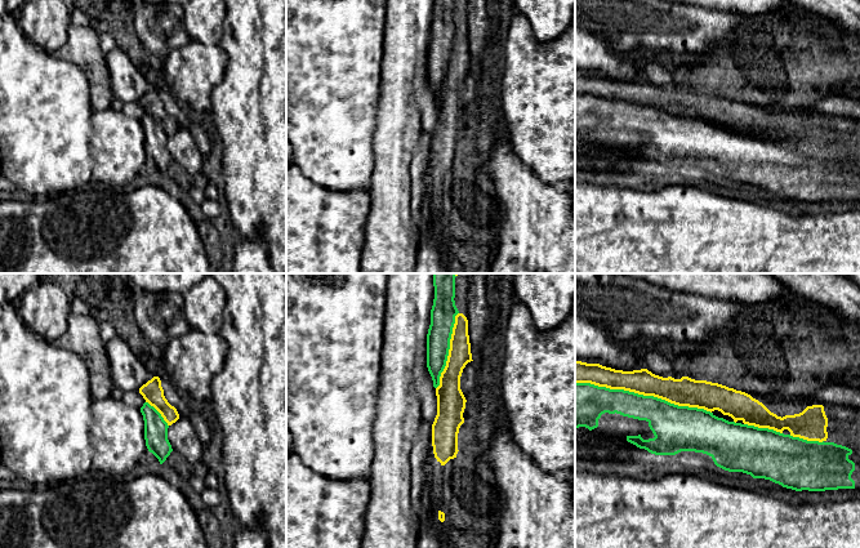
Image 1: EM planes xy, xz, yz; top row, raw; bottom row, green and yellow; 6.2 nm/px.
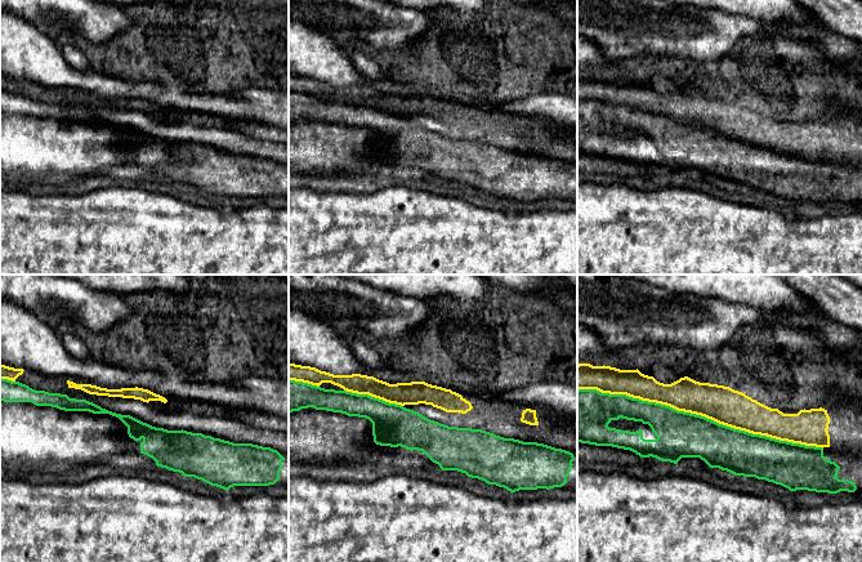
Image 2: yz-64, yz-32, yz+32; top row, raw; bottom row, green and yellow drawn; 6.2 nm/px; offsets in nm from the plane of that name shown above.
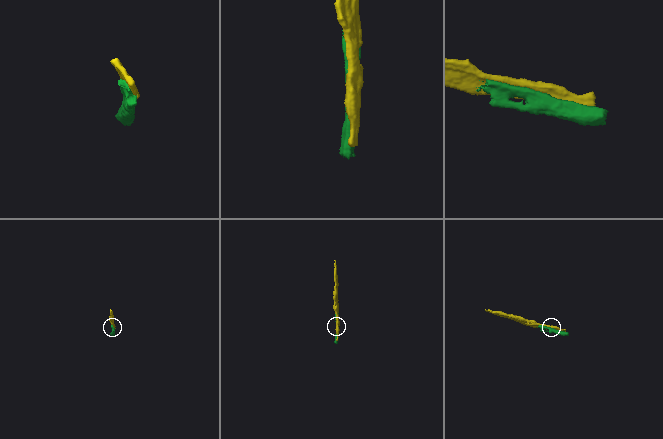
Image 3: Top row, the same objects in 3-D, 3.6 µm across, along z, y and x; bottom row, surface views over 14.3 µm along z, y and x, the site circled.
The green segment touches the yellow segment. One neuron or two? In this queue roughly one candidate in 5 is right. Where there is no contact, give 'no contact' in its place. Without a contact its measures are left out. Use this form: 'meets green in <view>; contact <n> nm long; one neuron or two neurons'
meets green in yz; contact 850 nm long; two neurons

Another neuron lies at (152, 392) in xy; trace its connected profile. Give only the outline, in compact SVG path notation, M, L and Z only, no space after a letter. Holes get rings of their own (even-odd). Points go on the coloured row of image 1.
M153 377L146 384L139 388L139 393L143 396L146 402L153 406L168 423L171 426L179 419L179 414L174 406L171 406L164 396L161 380L159 377Z

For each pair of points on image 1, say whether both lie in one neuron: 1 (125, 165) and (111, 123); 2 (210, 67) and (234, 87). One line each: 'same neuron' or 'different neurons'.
1: same neuron
2: different neurons

